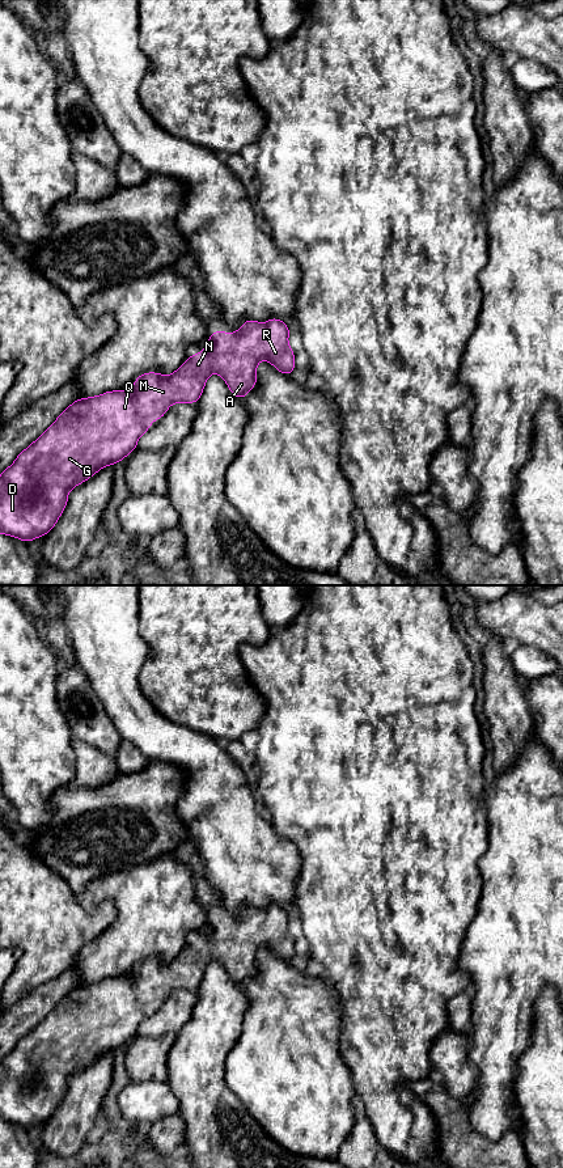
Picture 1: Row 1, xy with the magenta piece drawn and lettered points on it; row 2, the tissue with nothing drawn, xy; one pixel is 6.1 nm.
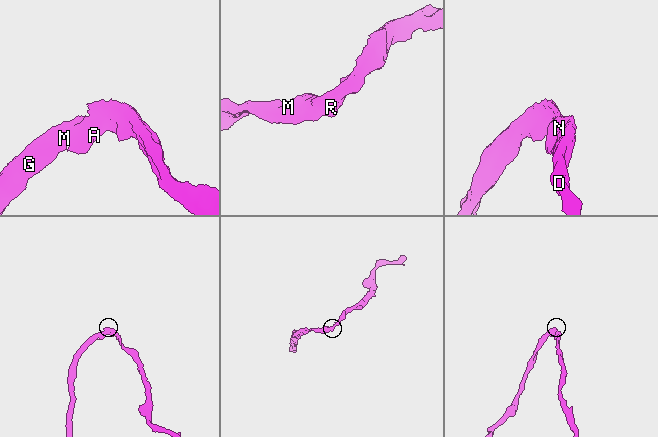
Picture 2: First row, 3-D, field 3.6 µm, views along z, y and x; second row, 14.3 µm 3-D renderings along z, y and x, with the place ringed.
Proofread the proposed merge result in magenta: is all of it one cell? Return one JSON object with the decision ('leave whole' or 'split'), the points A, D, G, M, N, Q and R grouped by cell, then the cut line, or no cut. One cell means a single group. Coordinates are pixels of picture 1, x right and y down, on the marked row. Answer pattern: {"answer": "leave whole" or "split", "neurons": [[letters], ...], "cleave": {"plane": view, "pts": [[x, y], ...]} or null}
{"answer": "leave whole", "neurons": [["A", "D", "G", "M", "N", "Q", "R"]], "cleave": null}

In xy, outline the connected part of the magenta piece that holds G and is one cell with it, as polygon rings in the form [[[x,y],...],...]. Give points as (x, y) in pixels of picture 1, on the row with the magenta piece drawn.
[[[271,318],[266,323],[246,319],[238,331],[227,334],[216,330],[207,347],[191,355],[170,376],[148,372],[137,376],[131,390],[113,390],[101,395],[76,399],[34,443],[22,450],[16,461],[0,475],[0,533],[30,542],[46,536],[63,513],[71,488],[81,484],[105,466],[115,465],[136,449],[139,437],[149,431],[149,424],[161,419],[166,410],[177,402],[198,405],[207,378],[211,373],[220,374],[233,395],[242,399],[257,384],[257,364],[266,359],[280,373],[287,376],[295,369],[295,354],[288,346],[289,327],[279,318]]]

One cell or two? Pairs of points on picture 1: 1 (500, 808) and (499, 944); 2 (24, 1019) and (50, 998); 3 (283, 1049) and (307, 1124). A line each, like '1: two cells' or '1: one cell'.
1: one cell
2: one cell
3: one cell

